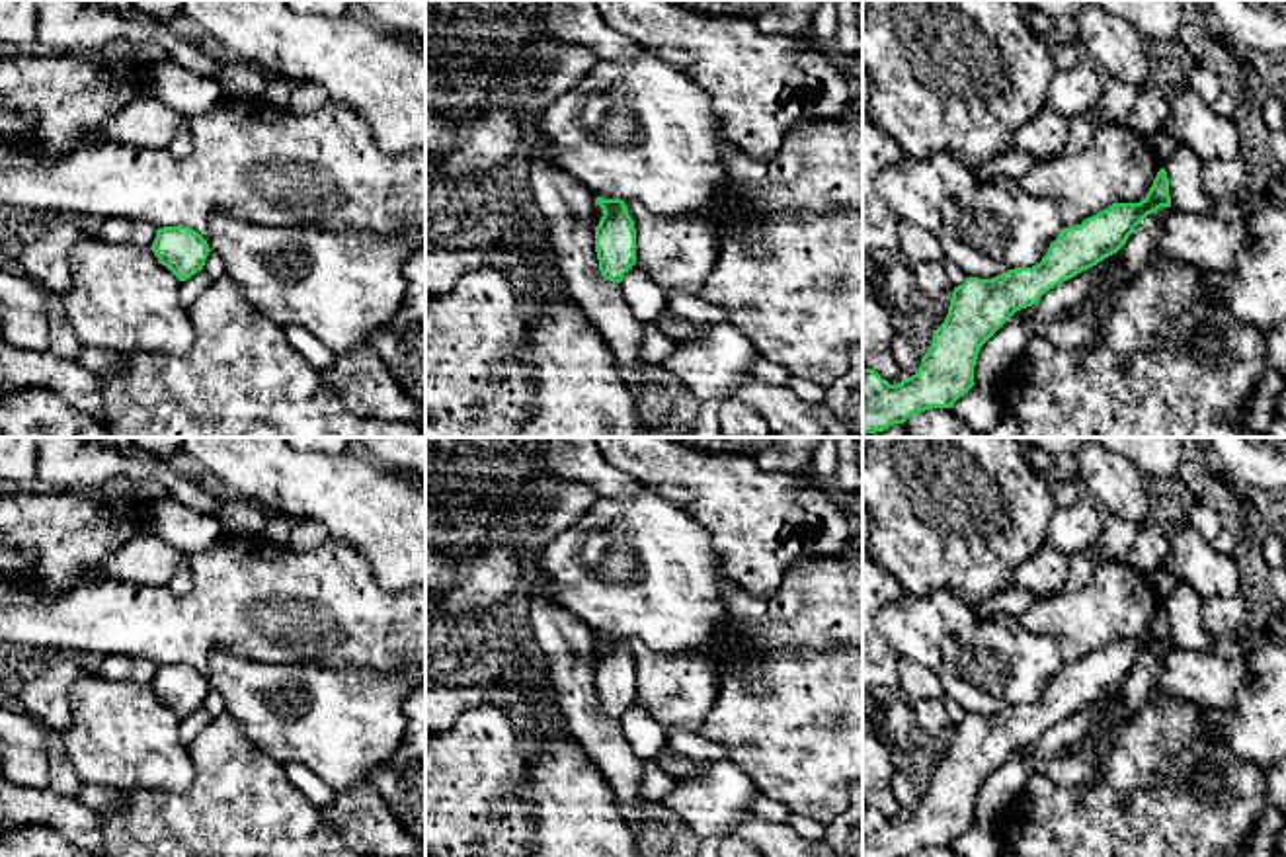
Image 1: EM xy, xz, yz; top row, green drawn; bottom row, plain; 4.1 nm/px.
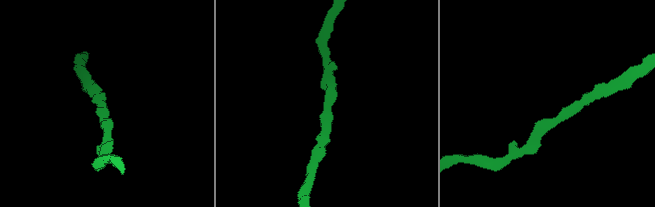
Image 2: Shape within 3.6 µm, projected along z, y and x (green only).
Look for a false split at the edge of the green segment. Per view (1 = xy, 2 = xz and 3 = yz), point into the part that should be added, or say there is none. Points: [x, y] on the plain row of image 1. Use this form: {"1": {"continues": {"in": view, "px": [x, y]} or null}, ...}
{"1": {"continues": null}, "2": {"continues": null}, "3": {"continues": null}}

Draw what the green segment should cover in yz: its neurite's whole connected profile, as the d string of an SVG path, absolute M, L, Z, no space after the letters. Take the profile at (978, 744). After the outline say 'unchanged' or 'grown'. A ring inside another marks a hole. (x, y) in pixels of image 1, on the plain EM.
M1165 605L1140 640L1112 640L1081 662L1062 666L1040 701L991 716L966 714L954 724L948 752L915 812L890 822L863 804L863 857L907 857L929 845L952 845L976 822L974 804L982 783L1017 748L1036 742L1062 718L1116 691L1134 666L1161 644L1171 644Z; unchanged

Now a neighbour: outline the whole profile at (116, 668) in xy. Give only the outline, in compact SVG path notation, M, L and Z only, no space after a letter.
M105 656L98 666L98 675L117 683L152 683L156 668L144 658Z

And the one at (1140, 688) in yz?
M1161 644L1147 652L1128 673L1126 681L1097 703L1062 718L1032 744L1017 748L980 787L974 820L991 828L993 820L1025 789L1030 773L1025 759L1032 754L1058 754L1071 748L1081 736L1105 716L1132 716L1140 713L1159 693L1163 664L1173 650Z

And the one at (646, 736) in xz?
M638 701L624 711L619 722L623 736L642 761L656 759L667 746L665 730L644 713Z

